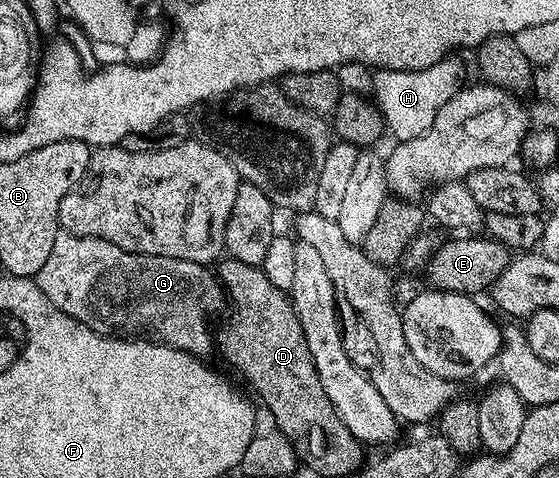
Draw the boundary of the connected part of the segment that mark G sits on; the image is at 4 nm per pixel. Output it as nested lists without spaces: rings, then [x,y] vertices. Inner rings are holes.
[[[61,230],[55,238],[55,246],[51,246],[47,262],[43,262],[43,270],[37,272],[35,283],[46,300],[63,310],[63,314],[83,322],[83,326],[95,330],[100,336],[149,340],[152,344],[166,344],[175,350],[205,358],[215,348],[215,332],[213,336],[205,311],[209,308],[209,296],[219,292],[218,277],[209,271],[206,265],[187,262],[183,258],[124,252],[111,242]]]

